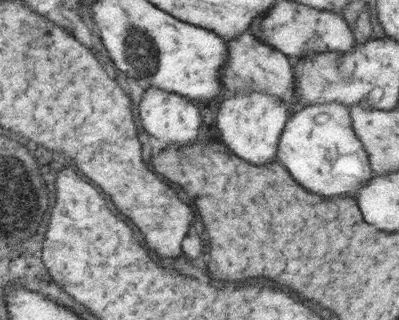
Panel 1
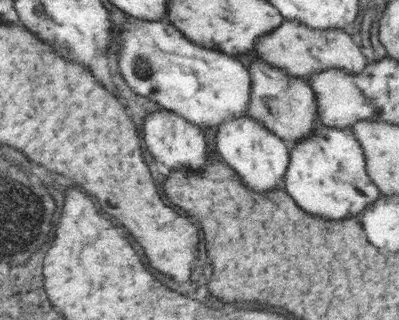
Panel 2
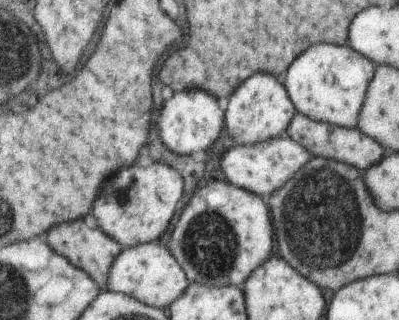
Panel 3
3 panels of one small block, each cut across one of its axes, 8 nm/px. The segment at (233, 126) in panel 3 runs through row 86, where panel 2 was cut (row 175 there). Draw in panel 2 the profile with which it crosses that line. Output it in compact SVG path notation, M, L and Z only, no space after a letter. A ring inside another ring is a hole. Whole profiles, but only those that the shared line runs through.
M249 116L225 120L217 130L215 150L223 158L223 162L231 170L235 170L235 176L241 178L241 184L245 184L253 192L273 190L281 182L283 172L287 172L289 168L289 146L273 132L263 128L259 120Z

